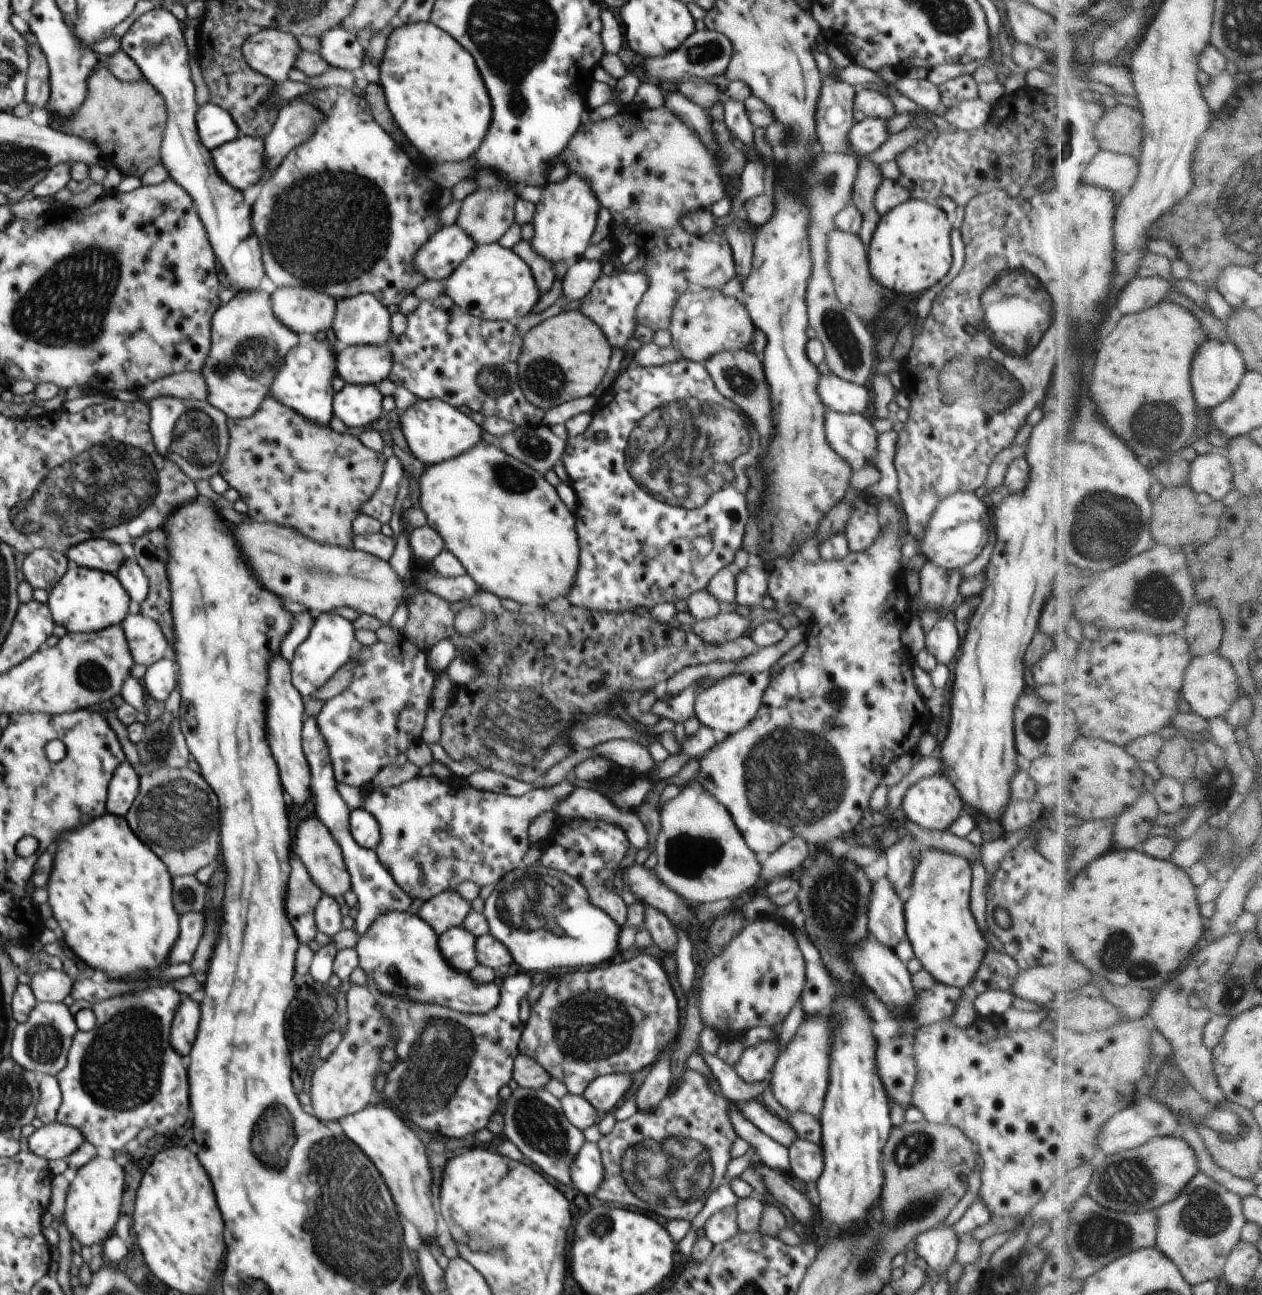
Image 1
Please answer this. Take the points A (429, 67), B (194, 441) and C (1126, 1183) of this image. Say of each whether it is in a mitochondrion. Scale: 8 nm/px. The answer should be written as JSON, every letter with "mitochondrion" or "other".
{"A":"other","B":"mitochondrion","C":"mitochondrion"}

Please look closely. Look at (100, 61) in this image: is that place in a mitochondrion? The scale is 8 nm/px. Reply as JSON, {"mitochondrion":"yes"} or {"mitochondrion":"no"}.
{"mitochondrion":"no"}

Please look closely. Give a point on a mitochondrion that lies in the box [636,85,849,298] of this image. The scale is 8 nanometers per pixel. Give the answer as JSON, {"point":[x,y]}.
{"point":[828,182]}

